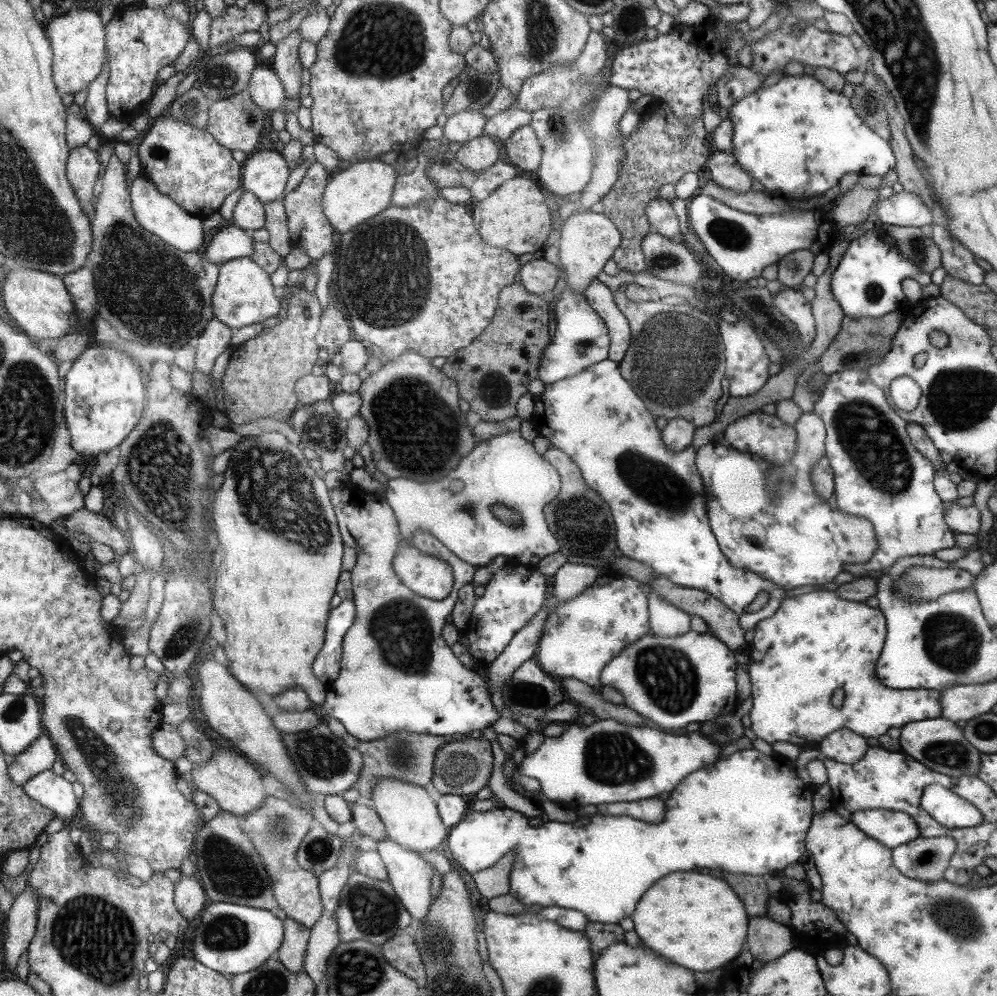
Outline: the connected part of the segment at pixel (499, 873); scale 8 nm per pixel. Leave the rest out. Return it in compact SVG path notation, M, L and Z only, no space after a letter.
M501 857L493 866L470 874L481 897L490 899L509 892L509 871L513 857Z

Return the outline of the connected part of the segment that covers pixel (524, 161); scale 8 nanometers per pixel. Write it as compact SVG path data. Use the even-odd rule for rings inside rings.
M529 125L515 130L507 141L504 141L509 162L521 170L536 171L540 165L542 148Z

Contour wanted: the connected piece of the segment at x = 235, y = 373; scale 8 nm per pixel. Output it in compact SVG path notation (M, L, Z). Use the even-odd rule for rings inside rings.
M301 286L295 294L291 295L286 317L278 325L261 331L260 334L245 340L233 348L227 366L221 377L223 389L223 402L226 416L233 424L245 424L259 418L273 418L279 422L289 420L291 413L299 406L297 395L294 393L294 384L303 376L311 374L311 366L317 360L318 345L314 342L320 327L320 314L322 310L313 294L307 293Z

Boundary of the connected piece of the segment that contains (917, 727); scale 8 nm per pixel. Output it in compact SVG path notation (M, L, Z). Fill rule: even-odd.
M940 716L926 721L913 721L900 727L898 746L901 752L911 755L911 758L939 774L952 777L974 775L981 766L981 752L975 750L975 747L967 742L964 734L961 734L959 728L955 728L955 724L950 719Z

